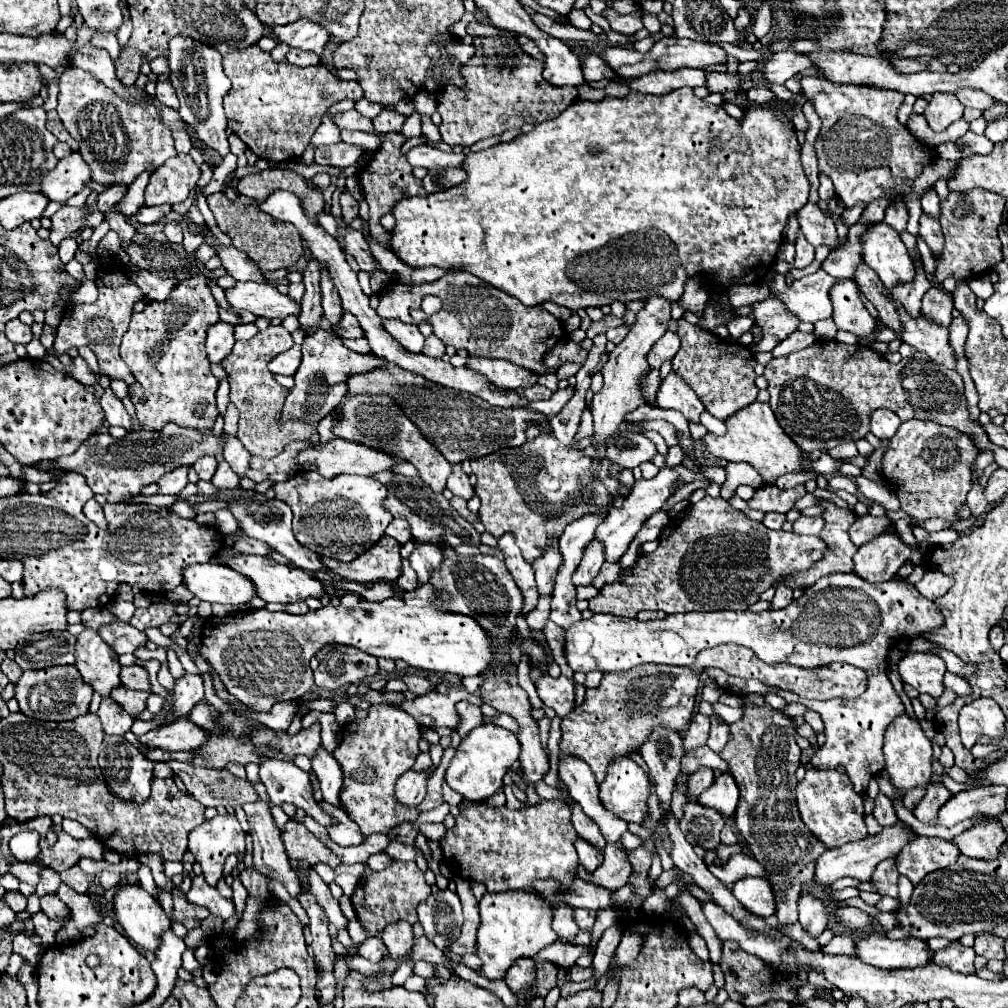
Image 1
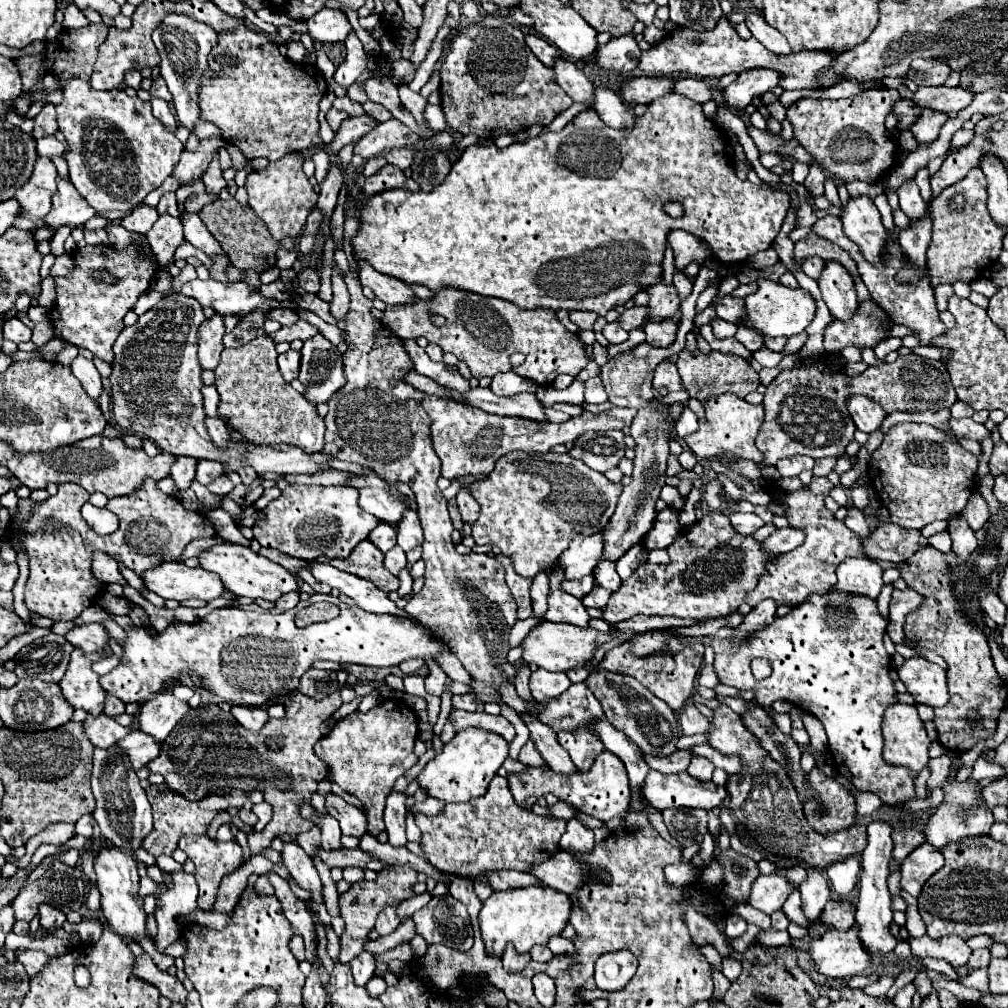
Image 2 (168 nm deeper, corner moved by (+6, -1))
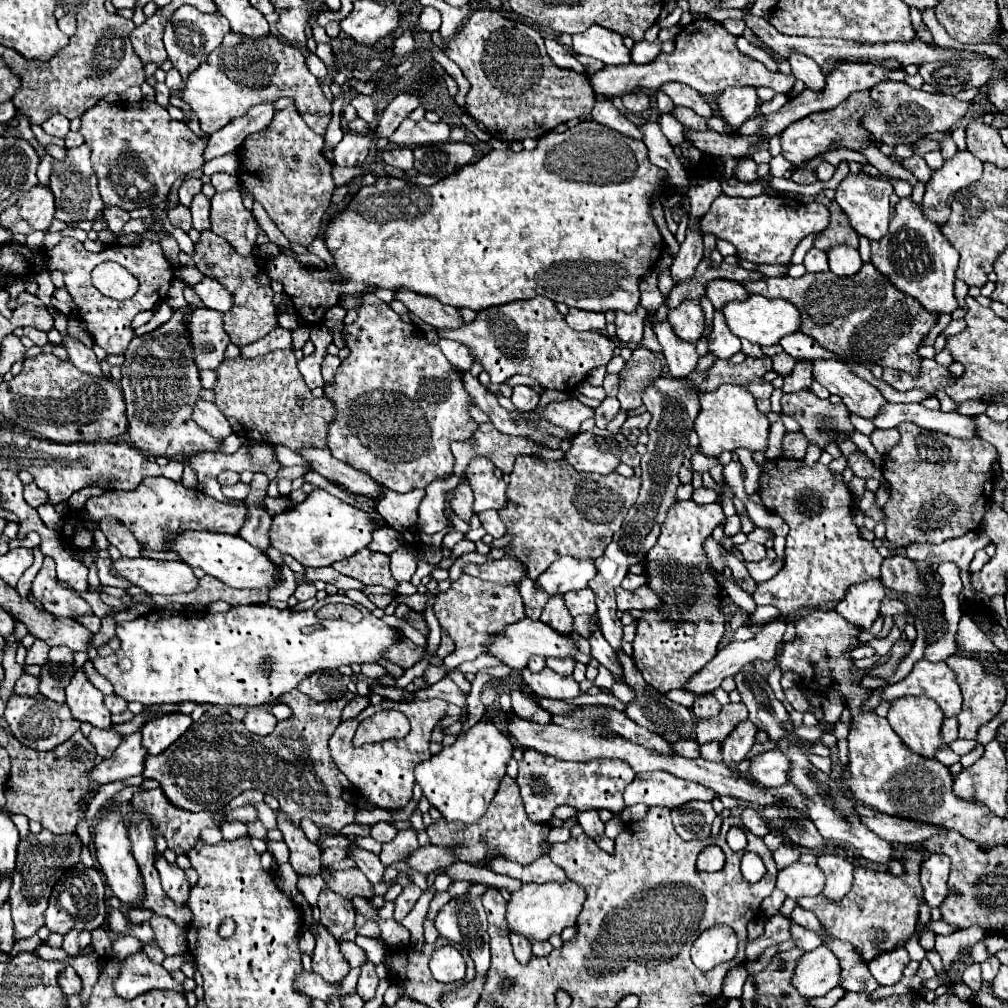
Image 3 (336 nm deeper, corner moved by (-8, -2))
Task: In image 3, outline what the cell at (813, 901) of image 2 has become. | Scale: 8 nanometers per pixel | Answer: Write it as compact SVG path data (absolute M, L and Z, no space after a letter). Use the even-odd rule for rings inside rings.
M822 854L818 856L818 866L824 872L824 890L822 894L826 898L832 898L834 902L838 902L840 898L844 898L852 886L852 870L854 866L838 856L838 854Z

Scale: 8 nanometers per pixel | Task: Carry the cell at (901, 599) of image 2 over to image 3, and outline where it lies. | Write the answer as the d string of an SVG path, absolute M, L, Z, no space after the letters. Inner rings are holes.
M884 598L882 600L882 608L880 612L884 616L898 616L898 614L908 614L908 606L902 602L902 600L890 600L890 598Z

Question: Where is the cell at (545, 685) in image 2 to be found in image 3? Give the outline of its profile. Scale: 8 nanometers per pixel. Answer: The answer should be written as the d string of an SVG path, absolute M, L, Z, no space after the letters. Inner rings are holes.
M544 668L538 674L532 674L530 670L522 670L524 682L544 698L558 698L558 700L570 700L570 698L580 698L586 694L600 694L602 690L598 686L592 686L588 692L580 690L580 684L572 676L560 676L552 672L550 668Z

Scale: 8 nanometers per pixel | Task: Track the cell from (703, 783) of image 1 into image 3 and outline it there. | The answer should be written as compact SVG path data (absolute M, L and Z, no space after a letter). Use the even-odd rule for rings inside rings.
M750 720L736 726L736 730L722 742L722 762L728 766L734 762L740 764L754 744L754 734L756 726Z

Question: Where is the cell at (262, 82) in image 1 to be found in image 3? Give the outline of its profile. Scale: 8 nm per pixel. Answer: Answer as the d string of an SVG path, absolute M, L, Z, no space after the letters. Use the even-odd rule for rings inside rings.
M230 32L222 44L208 56L206 64L200 64L184 84L182 98L196 112L204 132L214 134L234 118L240 118L248 108L258 102L276 102L278 98L294 100L296 110L308 128L324 136L332 112L330 102L324 98L320 82L304 64L304 56L298 48L280 42L276 36L264 38L244 38L244 34Z

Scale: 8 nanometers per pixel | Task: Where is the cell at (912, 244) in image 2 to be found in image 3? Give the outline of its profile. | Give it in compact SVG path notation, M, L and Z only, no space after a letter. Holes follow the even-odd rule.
M970 150L956 152L952 160L946 160L940 170L936 170L926 184L926 194L922 200L922 214L942 226L950 216L950 198L960 190L970 186L980 178L982 162L970 154Z

